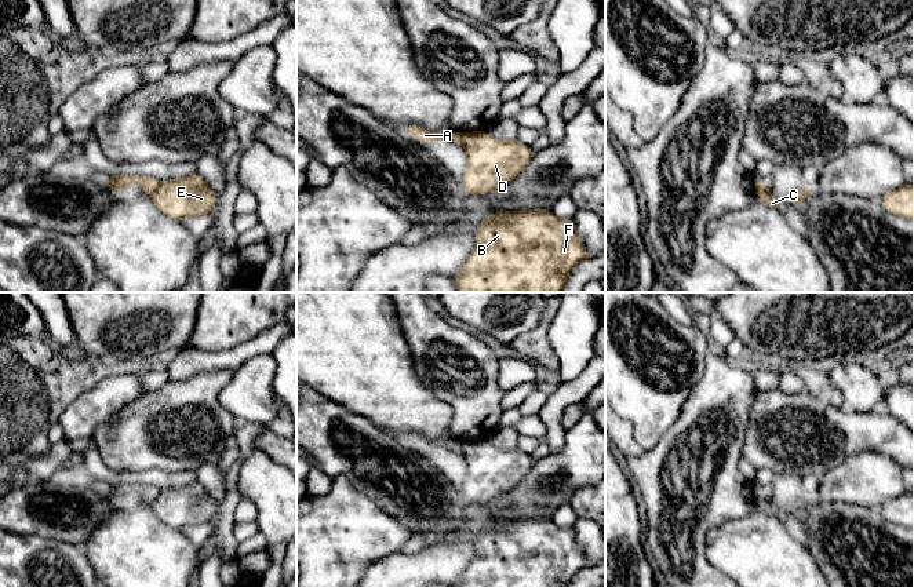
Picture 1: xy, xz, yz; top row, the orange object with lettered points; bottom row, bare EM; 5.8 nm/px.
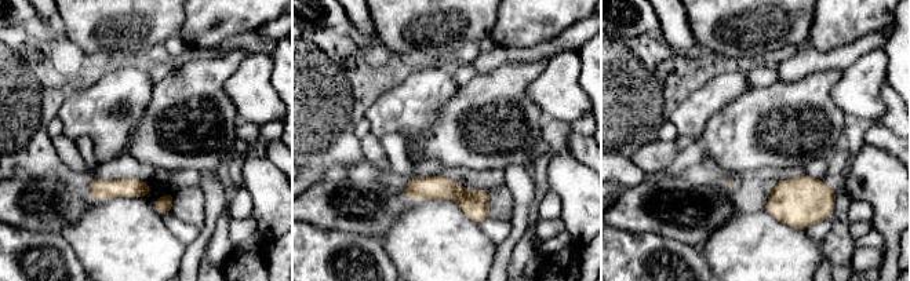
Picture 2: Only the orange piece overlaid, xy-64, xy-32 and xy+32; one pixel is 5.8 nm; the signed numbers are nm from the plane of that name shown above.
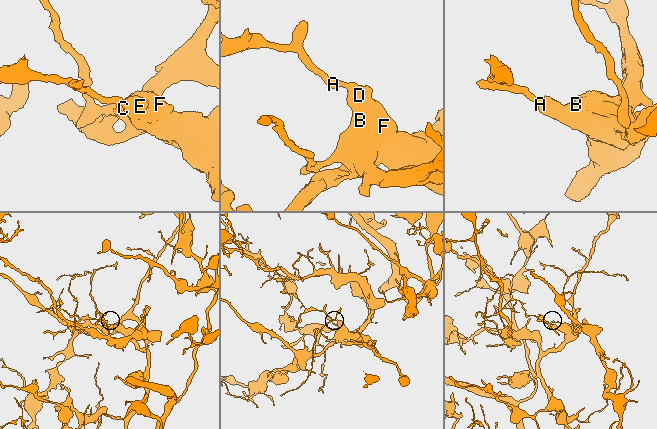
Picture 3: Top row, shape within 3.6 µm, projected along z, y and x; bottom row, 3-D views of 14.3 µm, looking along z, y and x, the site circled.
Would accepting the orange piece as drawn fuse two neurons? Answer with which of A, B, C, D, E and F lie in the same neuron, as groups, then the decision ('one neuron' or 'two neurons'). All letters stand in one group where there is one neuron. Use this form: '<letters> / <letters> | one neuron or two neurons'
A / B C D E F | two neurons

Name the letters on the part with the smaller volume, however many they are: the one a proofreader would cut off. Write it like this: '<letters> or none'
A

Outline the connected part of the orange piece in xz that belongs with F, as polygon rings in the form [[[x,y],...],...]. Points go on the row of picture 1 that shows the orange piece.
[[[551,209],[499,211],[487,216],[476,234],[477,247],[462,271],[452,277],[456,292],[562,292],[572,269],[593,256],[586,251],[572,219],[558,219]]]

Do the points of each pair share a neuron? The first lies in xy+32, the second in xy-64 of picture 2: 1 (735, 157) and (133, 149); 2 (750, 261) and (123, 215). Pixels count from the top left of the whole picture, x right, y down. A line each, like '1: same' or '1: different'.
1: same
2: same

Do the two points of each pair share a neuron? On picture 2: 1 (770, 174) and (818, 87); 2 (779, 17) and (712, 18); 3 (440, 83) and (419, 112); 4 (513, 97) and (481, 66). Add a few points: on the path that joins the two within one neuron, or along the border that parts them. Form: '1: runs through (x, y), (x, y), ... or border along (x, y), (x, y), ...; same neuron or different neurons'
1: border along (790, 168), (757, 168), (753, 171); different neurons
2: runs through (763, 17), (728, 17); same neuron
3: runs through (433, 90), (419, 105); same neuron
4: border along (519, 62), (502, 64), (487, 73), (476, 75); different neurons

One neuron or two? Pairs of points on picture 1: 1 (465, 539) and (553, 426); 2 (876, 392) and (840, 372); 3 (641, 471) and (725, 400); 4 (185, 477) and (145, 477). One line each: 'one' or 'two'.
1: two
2: one
3: one
4: one

